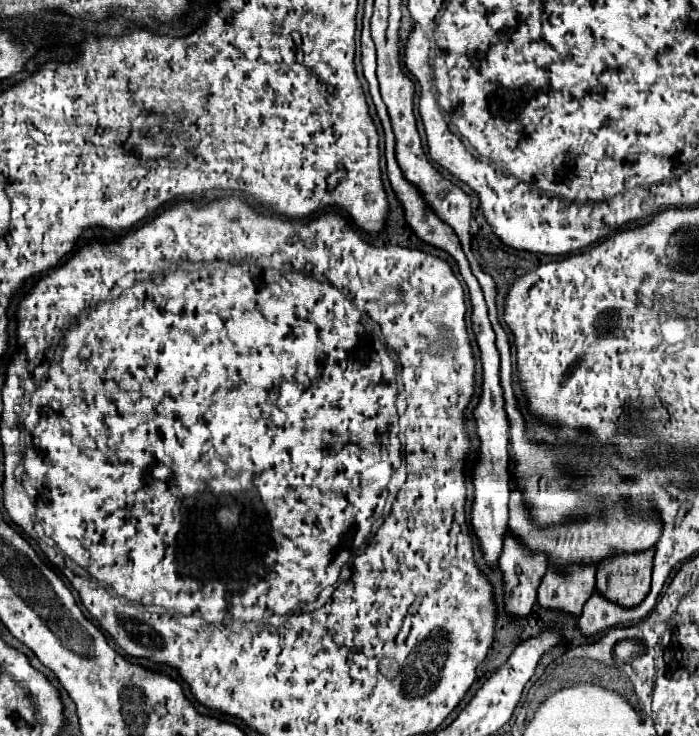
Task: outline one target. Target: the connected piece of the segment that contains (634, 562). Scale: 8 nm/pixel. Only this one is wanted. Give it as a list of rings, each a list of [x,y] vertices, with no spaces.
[[[653,547],[605,559],[597,567],[597,589],[611,601],[633,607],[649,593],[653,569]]]

